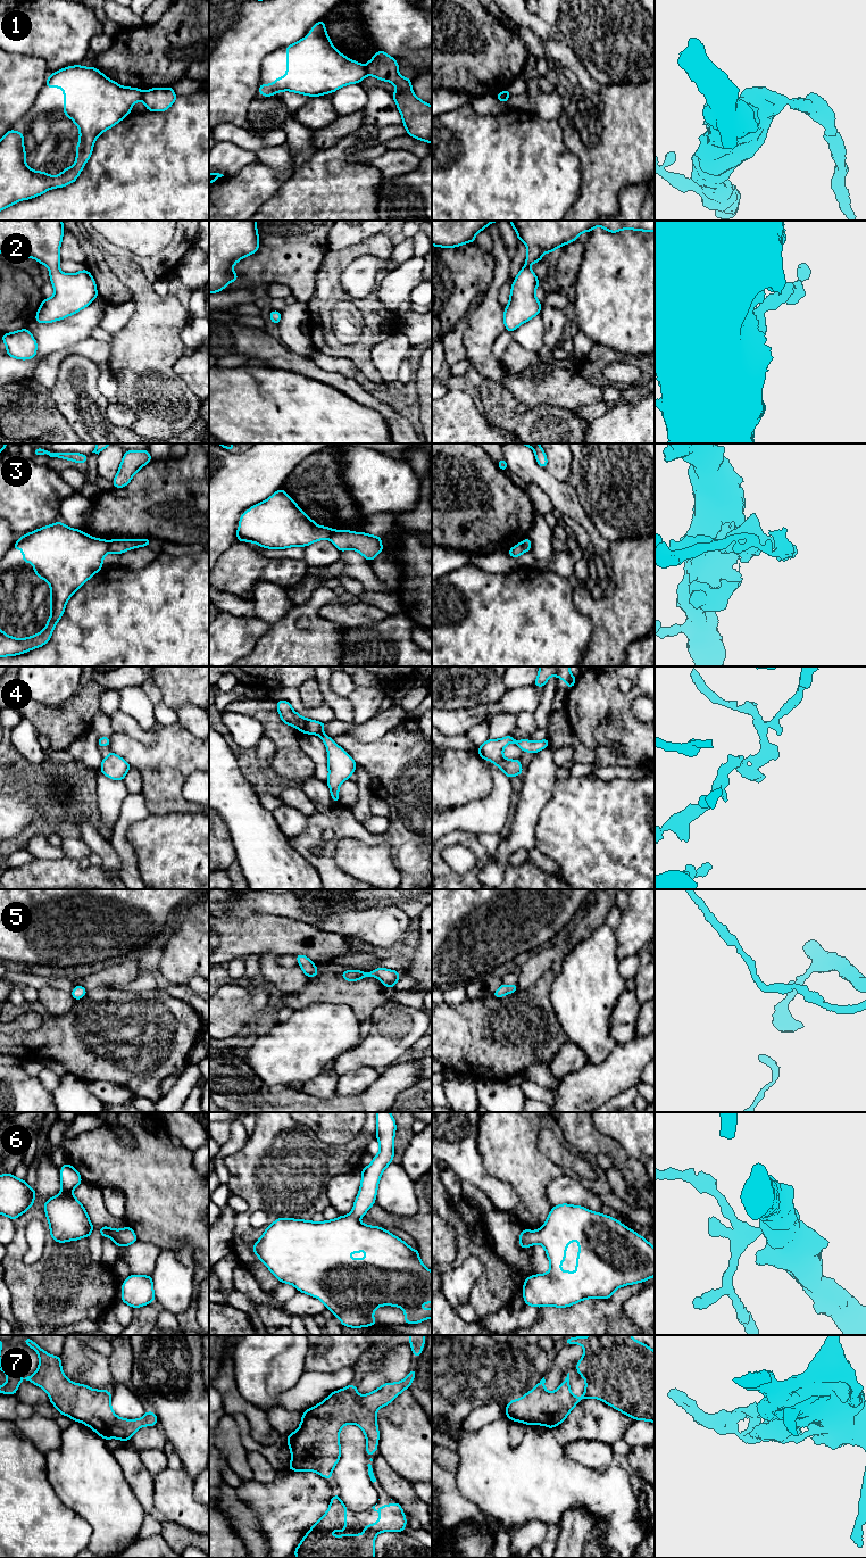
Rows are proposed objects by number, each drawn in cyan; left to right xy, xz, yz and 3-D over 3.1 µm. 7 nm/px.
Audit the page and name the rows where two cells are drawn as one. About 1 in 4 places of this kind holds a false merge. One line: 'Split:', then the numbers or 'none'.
Split: 1, 3

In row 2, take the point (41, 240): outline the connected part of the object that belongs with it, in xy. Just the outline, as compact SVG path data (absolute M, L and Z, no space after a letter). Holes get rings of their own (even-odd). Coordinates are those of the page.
M0 221L0 252L8 251L34 258L50 270L49 276L55 295L42 300L35 316L36 323L51 323L68 317L99 297L95 281L88 270L74 274L66 274L59 270L61 262L59 250L64 231L63 221Z

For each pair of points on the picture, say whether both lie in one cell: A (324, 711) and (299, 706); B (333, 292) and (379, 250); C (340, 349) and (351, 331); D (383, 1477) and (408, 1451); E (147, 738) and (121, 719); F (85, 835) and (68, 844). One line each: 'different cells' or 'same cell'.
A: same cell
B: same cell
C: different cells
D: different cells
E: same cell
F: different cells

